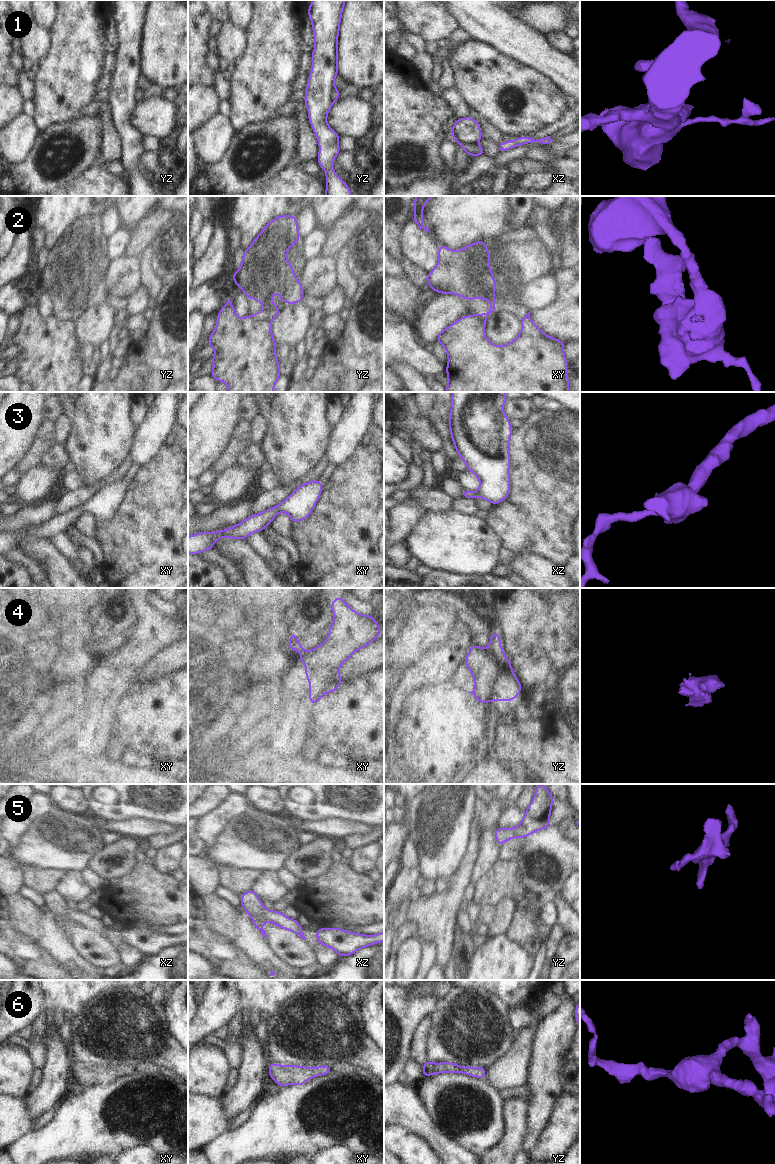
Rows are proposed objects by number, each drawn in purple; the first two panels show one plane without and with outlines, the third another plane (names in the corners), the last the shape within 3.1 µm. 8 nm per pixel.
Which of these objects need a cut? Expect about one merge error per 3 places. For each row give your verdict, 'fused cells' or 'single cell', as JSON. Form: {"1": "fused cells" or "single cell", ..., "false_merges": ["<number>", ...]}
{"1": "fused cells", "2": "fused cells", "3": "single cell", "4": "single cell", "5": "single cell", "6": "single cell", "false_merges": ["1", "2"]}

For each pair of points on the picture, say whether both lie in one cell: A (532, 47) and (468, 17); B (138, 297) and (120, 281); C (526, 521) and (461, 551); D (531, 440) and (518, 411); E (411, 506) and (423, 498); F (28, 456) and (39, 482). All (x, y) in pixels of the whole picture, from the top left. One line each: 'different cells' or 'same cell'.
A: same cell
B: different cells
C: different cells
D: different cells
E: different cells
F: different cells

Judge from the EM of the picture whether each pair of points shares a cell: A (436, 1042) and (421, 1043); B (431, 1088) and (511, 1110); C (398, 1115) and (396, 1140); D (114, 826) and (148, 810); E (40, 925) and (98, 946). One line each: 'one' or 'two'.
A: two
B: two
C: two
D: two
E: two

